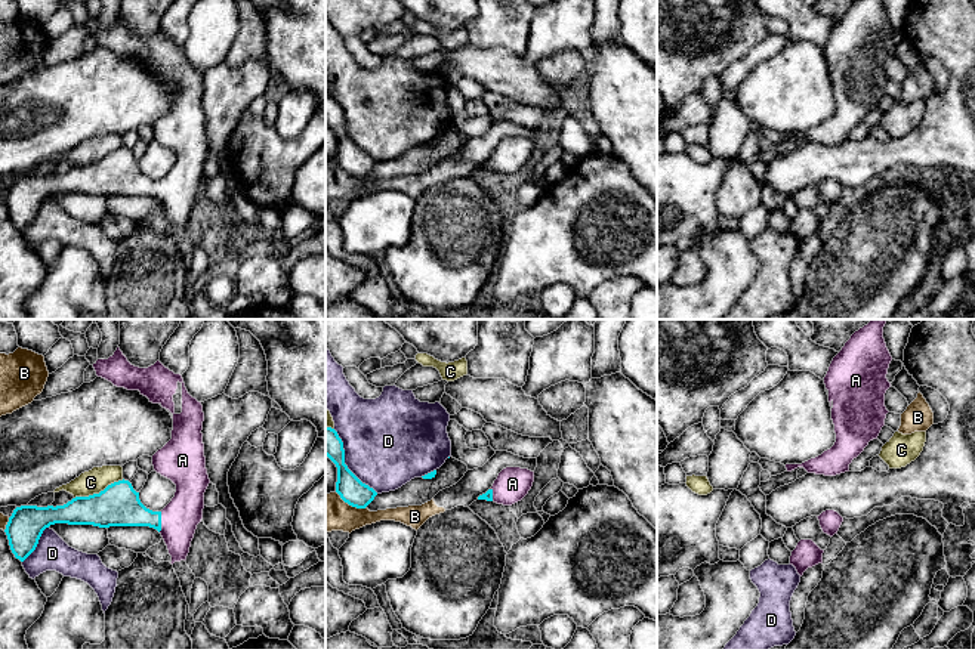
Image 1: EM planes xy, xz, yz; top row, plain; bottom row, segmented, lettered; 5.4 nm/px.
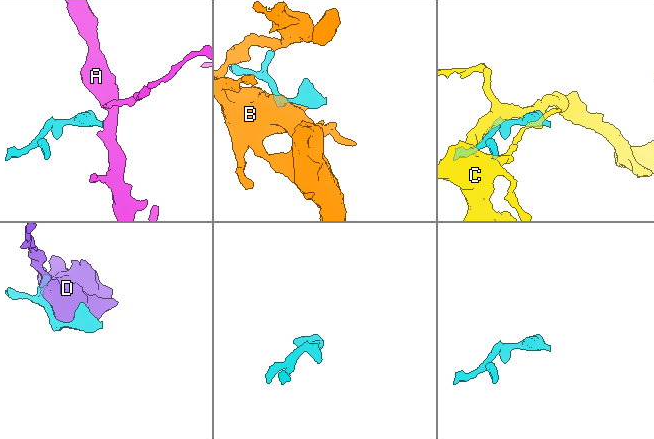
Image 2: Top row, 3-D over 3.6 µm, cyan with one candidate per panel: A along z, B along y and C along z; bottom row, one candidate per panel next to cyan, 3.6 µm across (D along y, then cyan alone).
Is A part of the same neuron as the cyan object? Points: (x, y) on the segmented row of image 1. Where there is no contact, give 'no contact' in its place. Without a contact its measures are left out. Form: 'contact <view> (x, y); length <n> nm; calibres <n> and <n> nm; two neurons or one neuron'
contact xy (160, 522); length 110 nm; calibres 240 and 200 nm; one neuron

